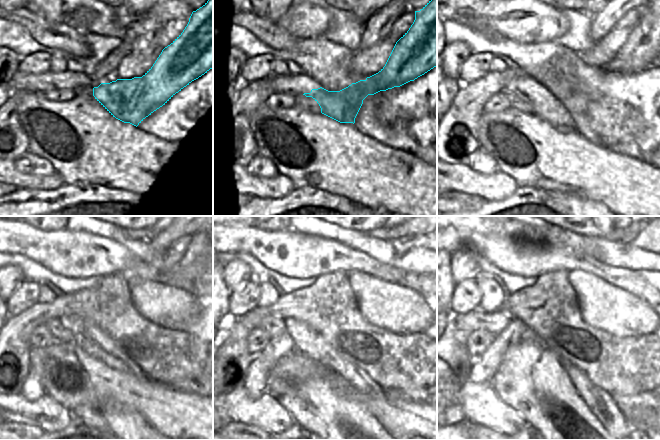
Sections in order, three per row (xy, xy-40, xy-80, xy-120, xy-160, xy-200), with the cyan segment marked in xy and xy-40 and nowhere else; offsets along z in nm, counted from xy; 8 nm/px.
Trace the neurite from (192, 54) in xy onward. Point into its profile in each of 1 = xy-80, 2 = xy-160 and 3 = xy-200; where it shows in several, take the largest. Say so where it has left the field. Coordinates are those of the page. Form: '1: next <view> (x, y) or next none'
1: next xy-80 (640, 50)
2: next xy-160 (316, 347)
3: next xy-200 (570, 369)

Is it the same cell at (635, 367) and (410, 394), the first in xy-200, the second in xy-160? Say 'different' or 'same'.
different

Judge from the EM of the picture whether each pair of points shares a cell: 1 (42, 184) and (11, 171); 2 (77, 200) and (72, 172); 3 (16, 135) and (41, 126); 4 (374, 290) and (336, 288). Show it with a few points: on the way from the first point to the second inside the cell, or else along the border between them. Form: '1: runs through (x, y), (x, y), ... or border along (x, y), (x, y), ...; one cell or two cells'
1: runs through (34, 183), (25, 183), (19, 179); one cell
2: border along (65, 184), (99, 187); two cells
3: border along (19, 109), (19, 121), (26, 134), (29, 150); two cells
4: border along (346, 273), (356, 305), (360, 311); two cells

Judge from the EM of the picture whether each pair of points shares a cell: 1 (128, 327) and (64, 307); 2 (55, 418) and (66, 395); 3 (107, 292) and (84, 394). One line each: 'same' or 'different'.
1: same
2: different
3: different

